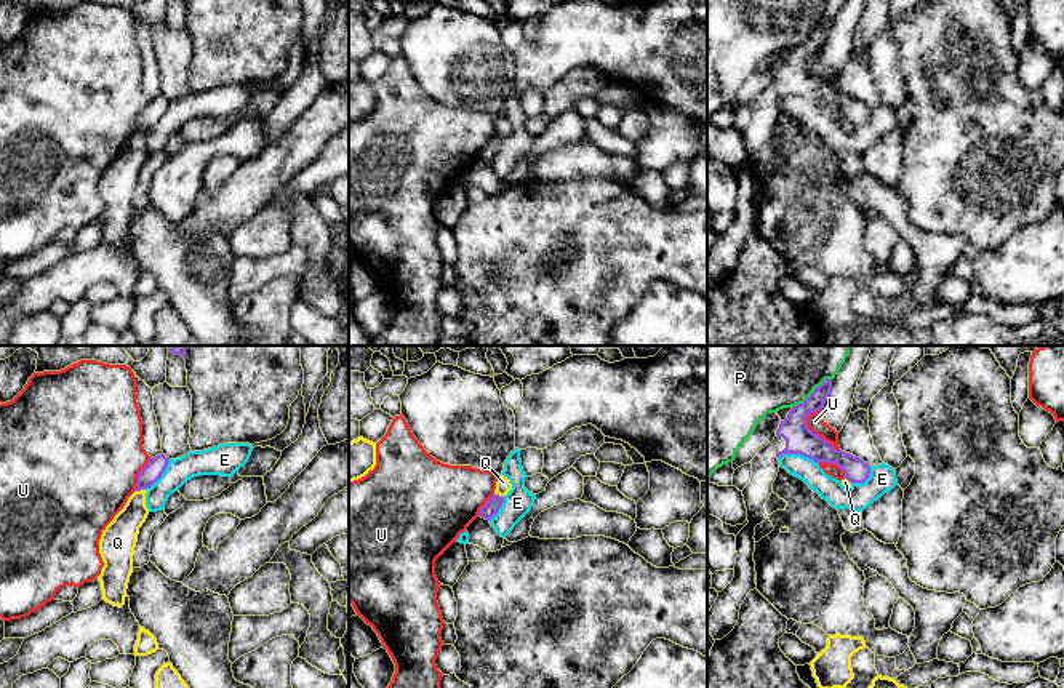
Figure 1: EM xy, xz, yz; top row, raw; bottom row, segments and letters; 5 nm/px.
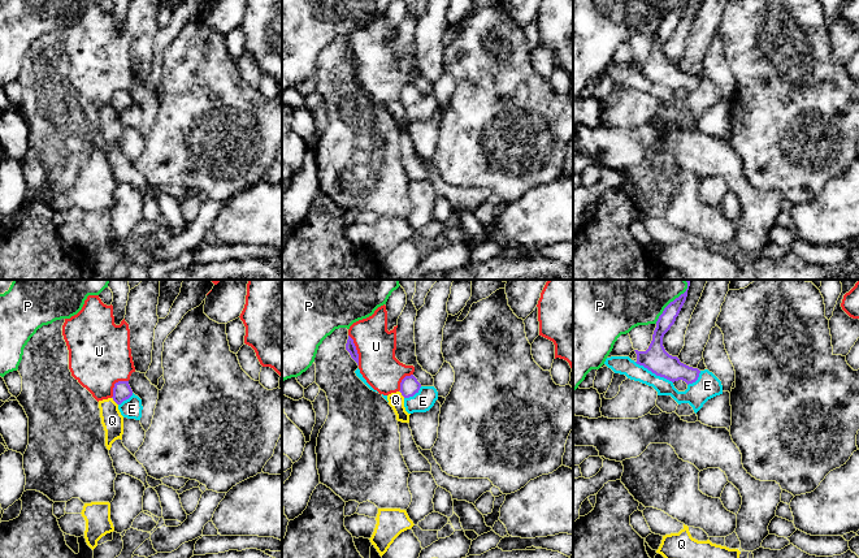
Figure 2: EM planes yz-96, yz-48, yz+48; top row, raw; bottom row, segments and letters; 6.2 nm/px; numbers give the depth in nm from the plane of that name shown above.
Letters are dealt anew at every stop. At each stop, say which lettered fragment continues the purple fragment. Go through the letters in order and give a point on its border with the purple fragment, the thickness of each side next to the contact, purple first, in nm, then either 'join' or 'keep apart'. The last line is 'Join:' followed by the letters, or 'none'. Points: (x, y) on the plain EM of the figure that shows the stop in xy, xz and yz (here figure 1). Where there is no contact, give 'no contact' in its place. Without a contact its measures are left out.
E: yz (799, 95) | 140/120 nm | keep apart
P: yz (812, 36) | 140/280 nm | keep apart
Q: xy (140, 132) | 90/170 nm | keep apart
U: yz (816, 76) | 140/90 nm | keep apart
Join: none

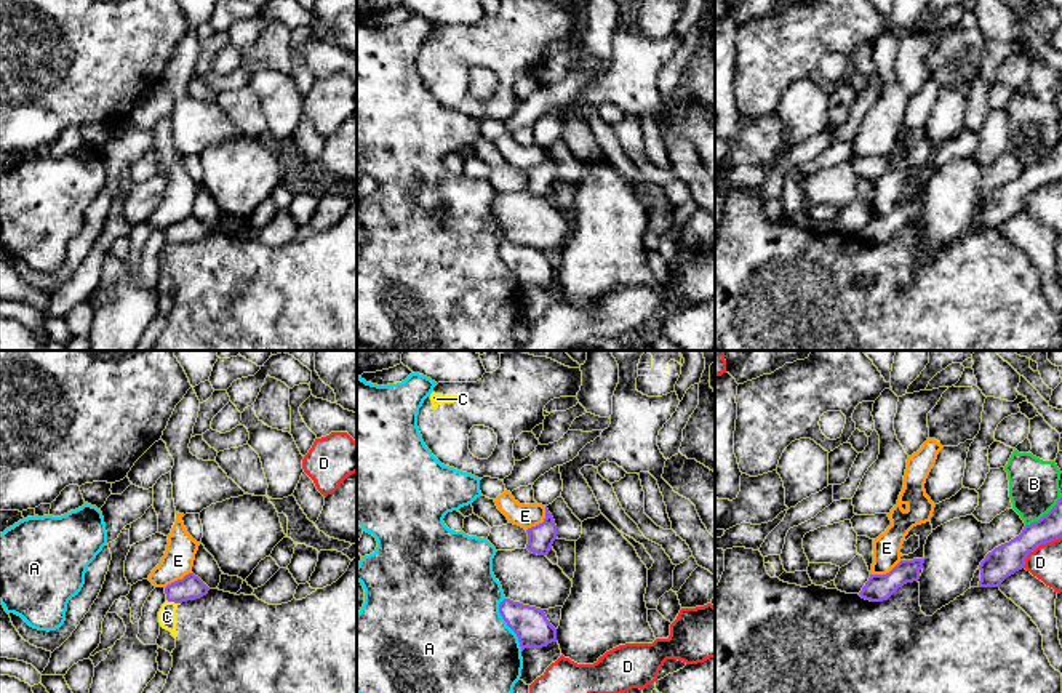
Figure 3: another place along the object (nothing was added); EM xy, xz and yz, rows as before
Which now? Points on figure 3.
A: xz (507, 266) | 180/500 nm | keep apart
B: yz (1043, 157) | 140/260 nm | keep apart
C: xy (173, 242) | 120/100 nm | keep apart
D: yz (1038, 186) | 160/170 nm | keep apart
E: xz (542, 164) | 130/120 nm | keep apart
Join: none

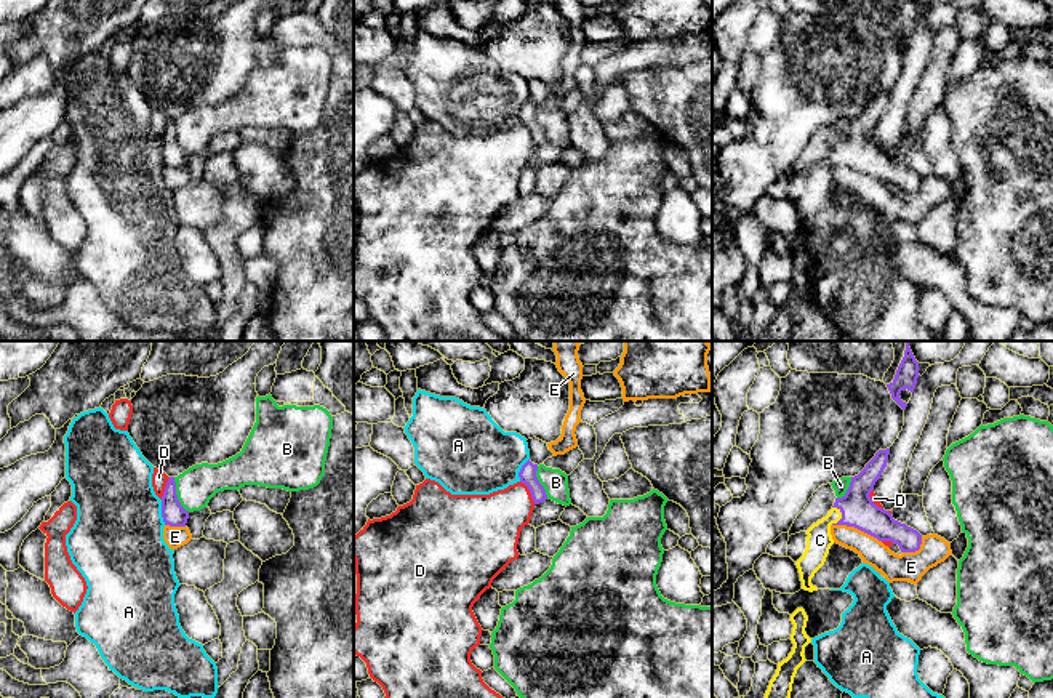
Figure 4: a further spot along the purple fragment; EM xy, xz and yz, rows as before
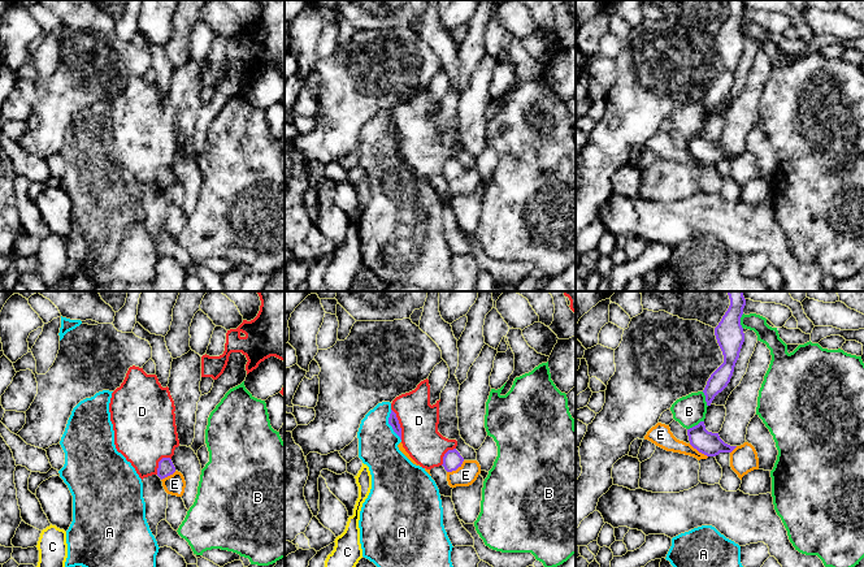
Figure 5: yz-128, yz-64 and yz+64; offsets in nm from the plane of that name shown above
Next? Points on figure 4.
A: xy (162, 154) | 120/440 nm | keep apart
B: xy (176, 136) | 120/190 nm | keep apart
C: yz (842, 159) | 170/130 nm | join
D: xz (530, 133) | 90/300 nm | keep apart
E: yz (856, 168) | 170/140 nm | keep apart
Join: C

